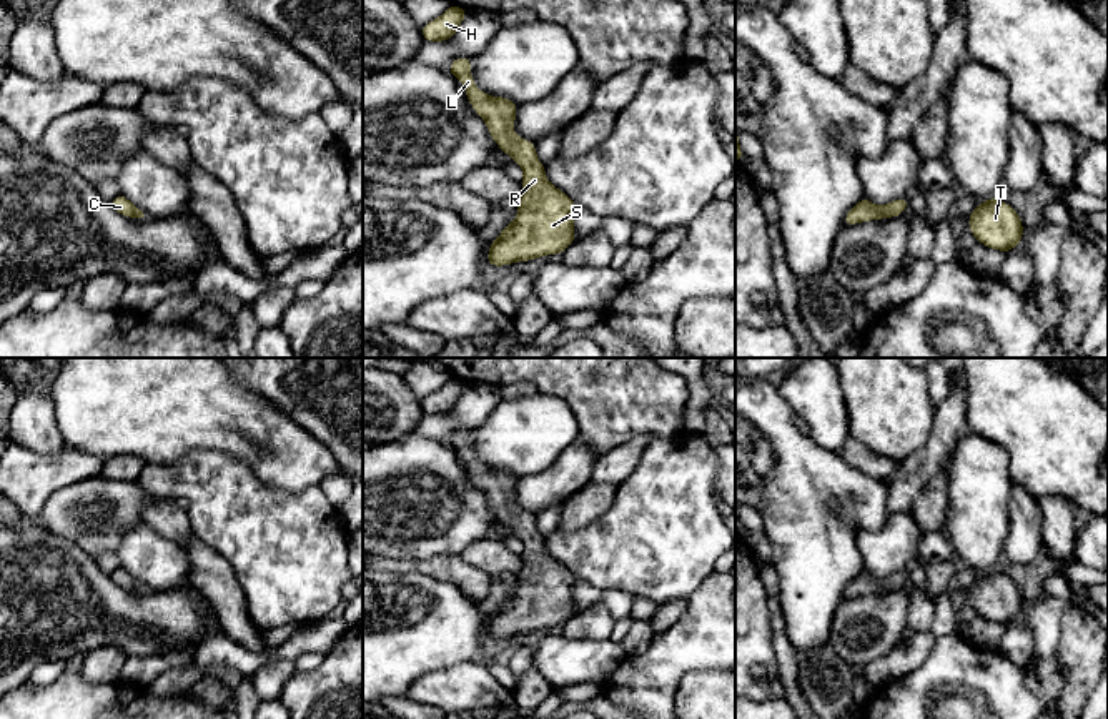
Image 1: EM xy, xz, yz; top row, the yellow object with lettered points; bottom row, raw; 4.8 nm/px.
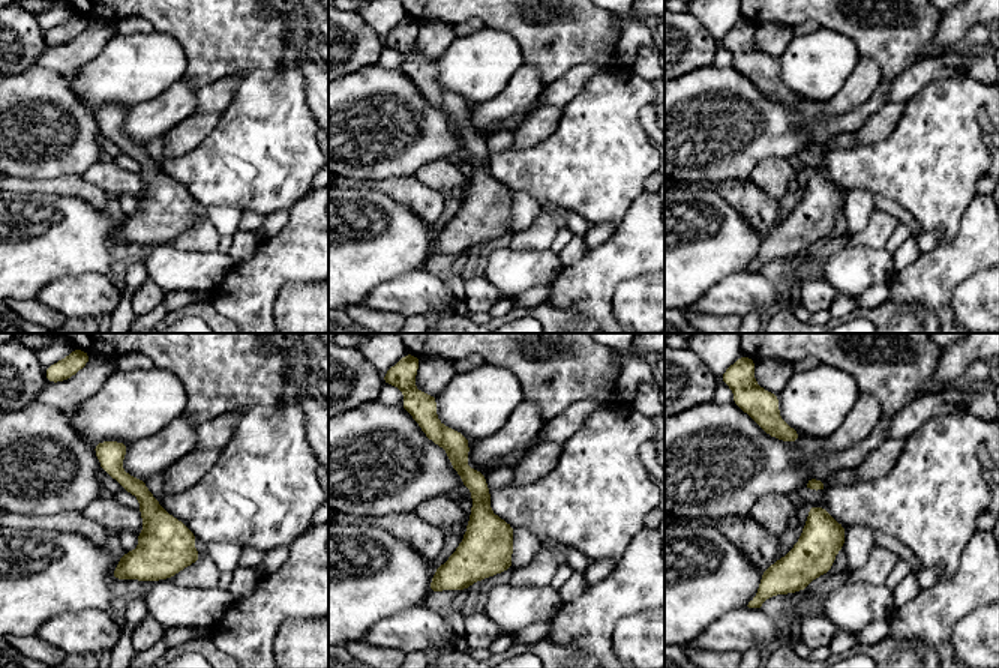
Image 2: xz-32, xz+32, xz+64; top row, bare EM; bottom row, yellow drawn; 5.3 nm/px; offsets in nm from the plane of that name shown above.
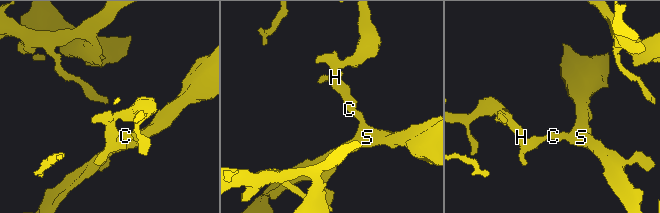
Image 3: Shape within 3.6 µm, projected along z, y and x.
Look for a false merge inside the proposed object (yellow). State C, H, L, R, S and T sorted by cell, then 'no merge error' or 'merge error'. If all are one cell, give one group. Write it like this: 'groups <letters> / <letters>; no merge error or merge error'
groups C H L R S T; no merge error

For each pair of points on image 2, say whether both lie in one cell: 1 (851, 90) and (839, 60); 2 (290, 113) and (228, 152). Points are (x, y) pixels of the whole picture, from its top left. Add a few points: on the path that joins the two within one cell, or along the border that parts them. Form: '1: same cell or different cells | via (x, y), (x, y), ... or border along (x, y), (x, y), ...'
1: different cells | border along (860, 57), (845, 84), (824, 102)
2: same cell | via (275, 128), (251, 152), (243, 152)

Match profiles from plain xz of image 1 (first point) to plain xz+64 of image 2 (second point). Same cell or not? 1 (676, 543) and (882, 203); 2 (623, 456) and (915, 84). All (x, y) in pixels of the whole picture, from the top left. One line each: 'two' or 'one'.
1: two
2: one

